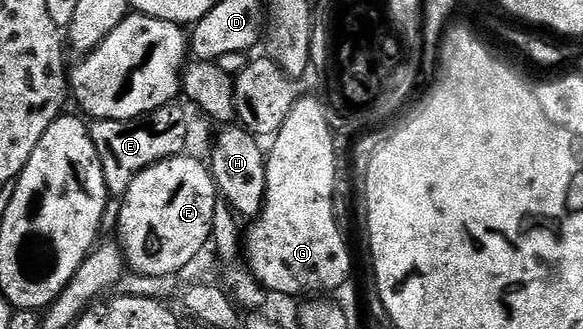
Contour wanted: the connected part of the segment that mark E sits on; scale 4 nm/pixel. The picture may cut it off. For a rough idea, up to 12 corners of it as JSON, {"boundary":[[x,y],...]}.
{"boundary":[[170,104],[89,135],[110,195],[186,153],[189,118]]}

